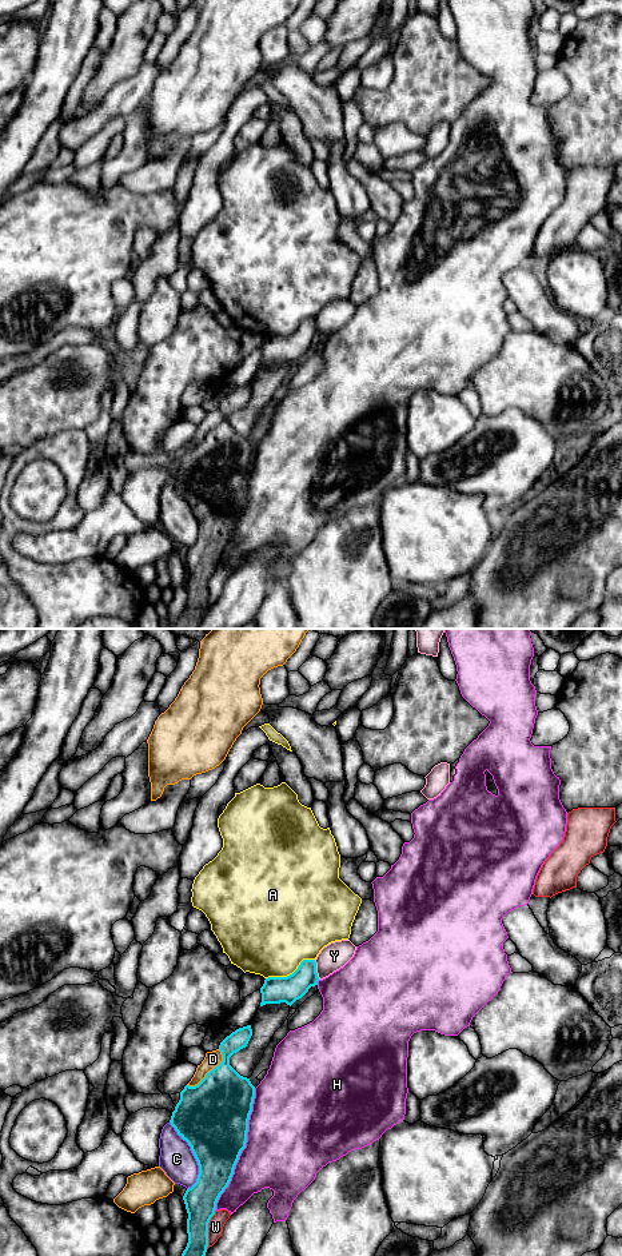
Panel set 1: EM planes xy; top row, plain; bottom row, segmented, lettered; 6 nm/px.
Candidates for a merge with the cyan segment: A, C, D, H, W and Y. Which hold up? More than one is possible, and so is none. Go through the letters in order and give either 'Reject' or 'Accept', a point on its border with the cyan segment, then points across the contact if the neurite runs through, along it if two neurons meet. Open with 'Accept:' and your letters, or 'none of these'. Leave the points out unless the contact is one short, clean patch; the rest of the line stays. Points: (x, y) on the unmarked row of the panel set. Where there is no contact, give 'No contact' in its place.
Accept: none of these
A: Reject. Touches cyan at xy (290, 334)
C: Reject. Touches cyan at xy (194, 514)
D: Reject. Touches cyan at xy (210, 430)
H: Reject. Touches cyan at xy (243, 507)
W: Reject. Touches cyan at xy (207, 590)
Y: Reject. Touches cyan at xy (315, 329). Boundary: xy (314, 319), (319, 338)

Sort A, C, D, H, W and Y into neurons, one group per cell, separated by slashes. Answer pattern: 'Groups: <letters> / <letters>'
Groups: A / C / D / H / W / Y

